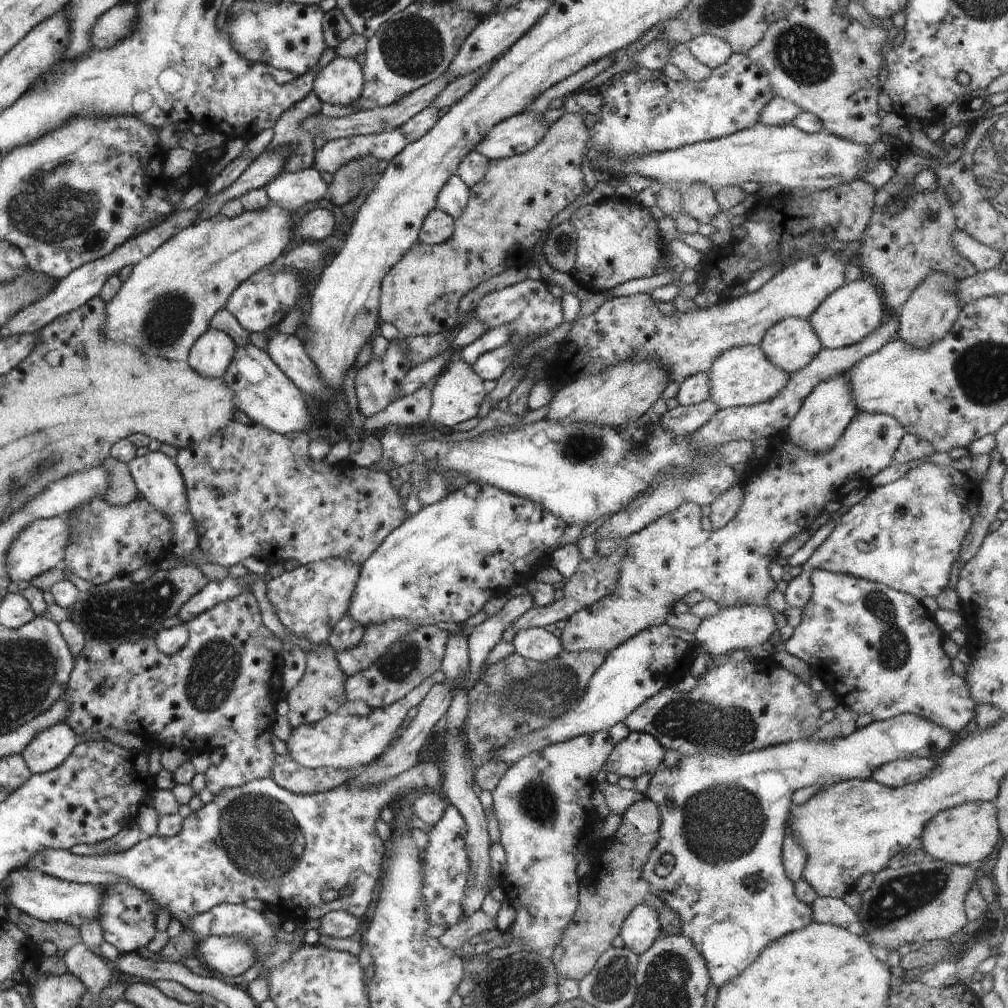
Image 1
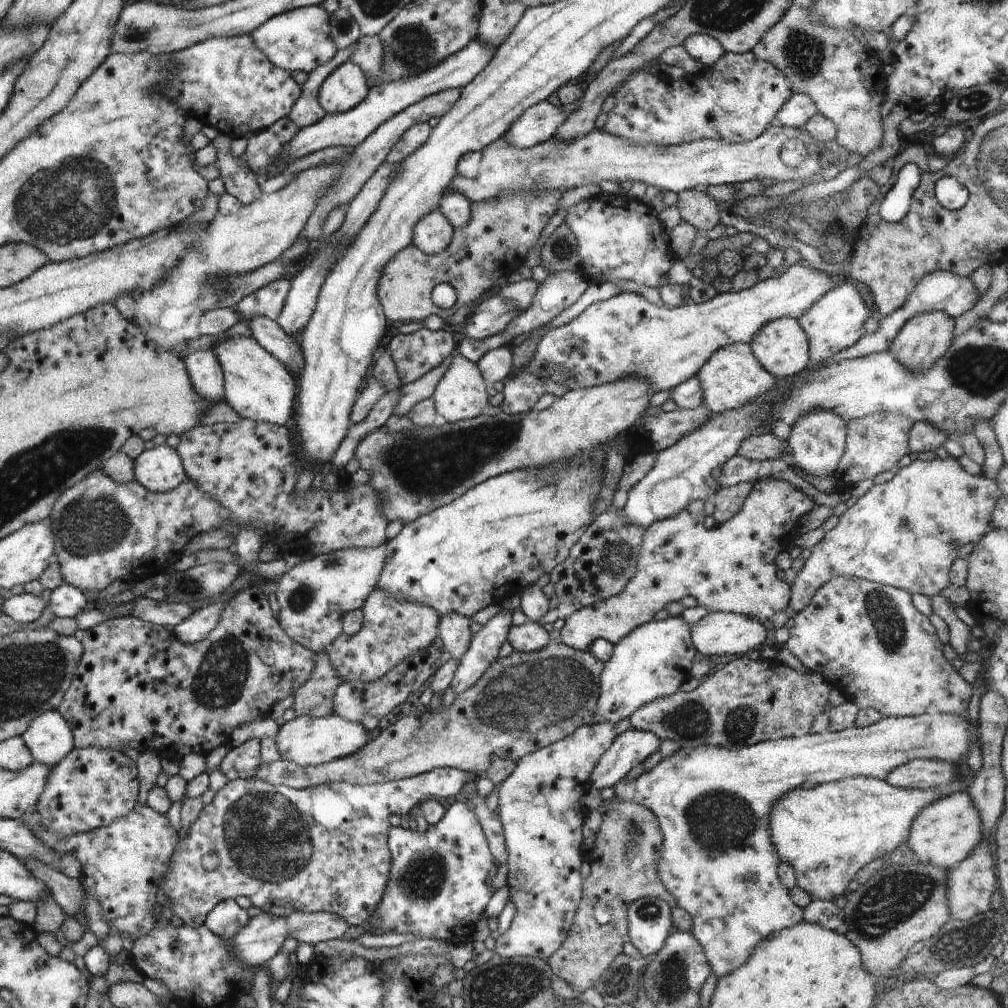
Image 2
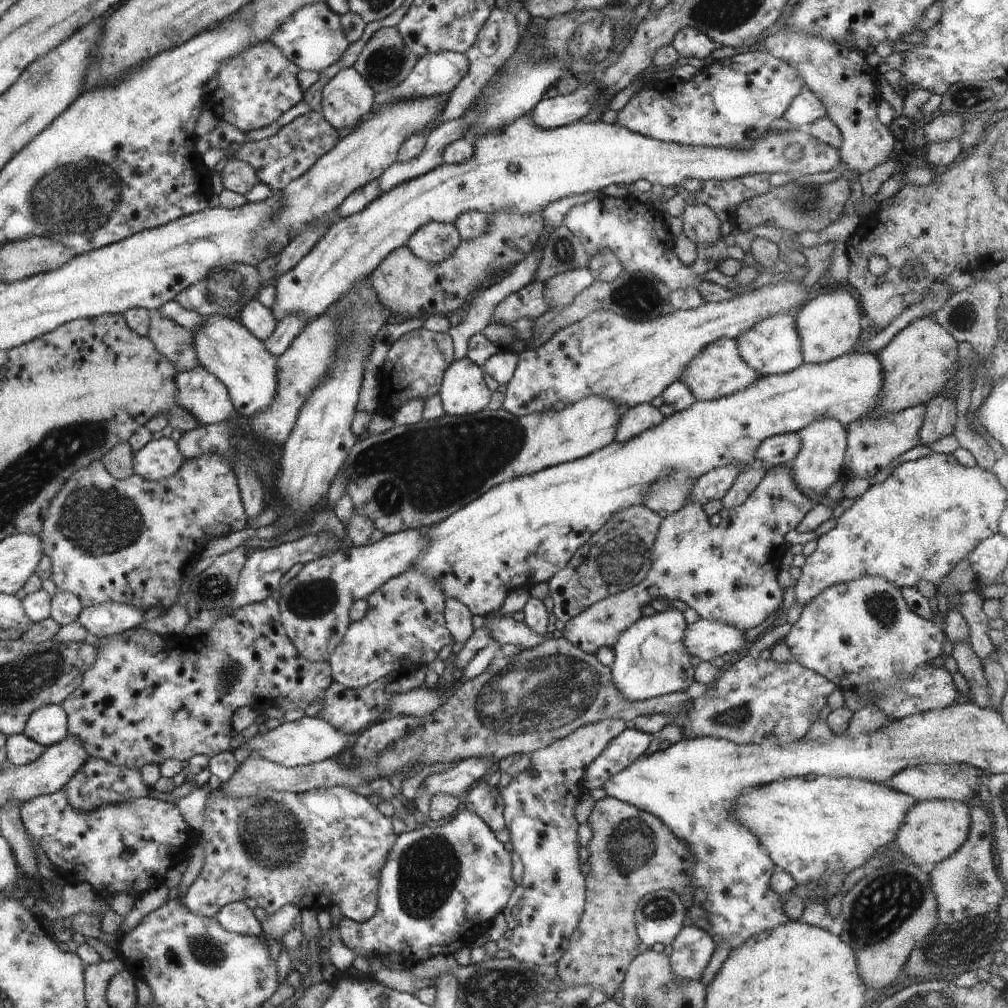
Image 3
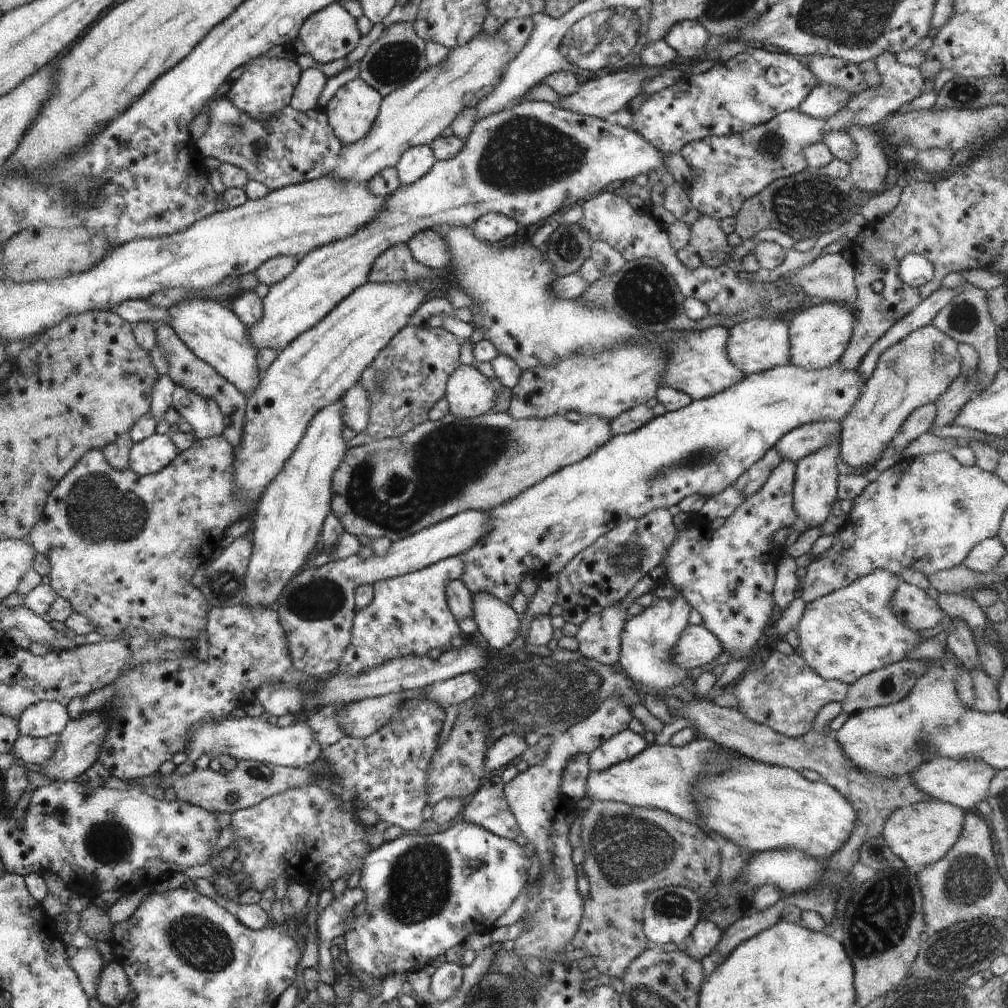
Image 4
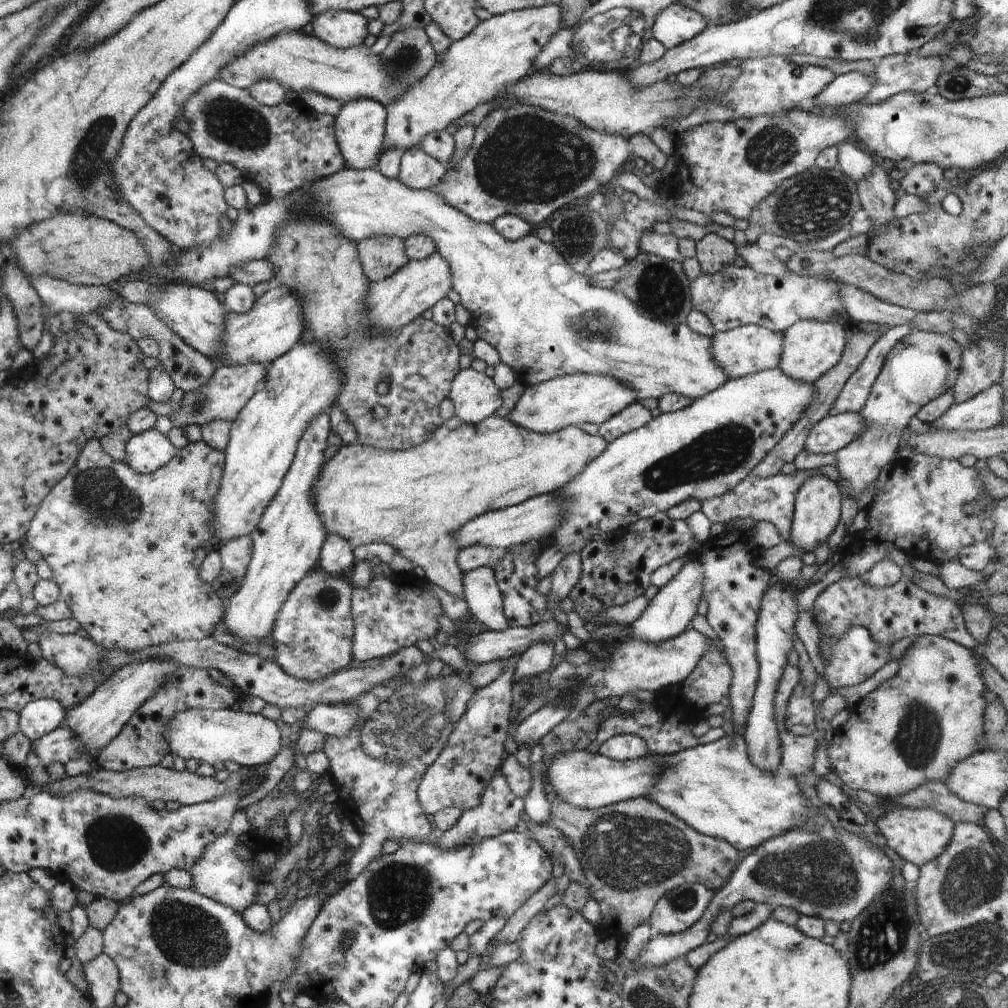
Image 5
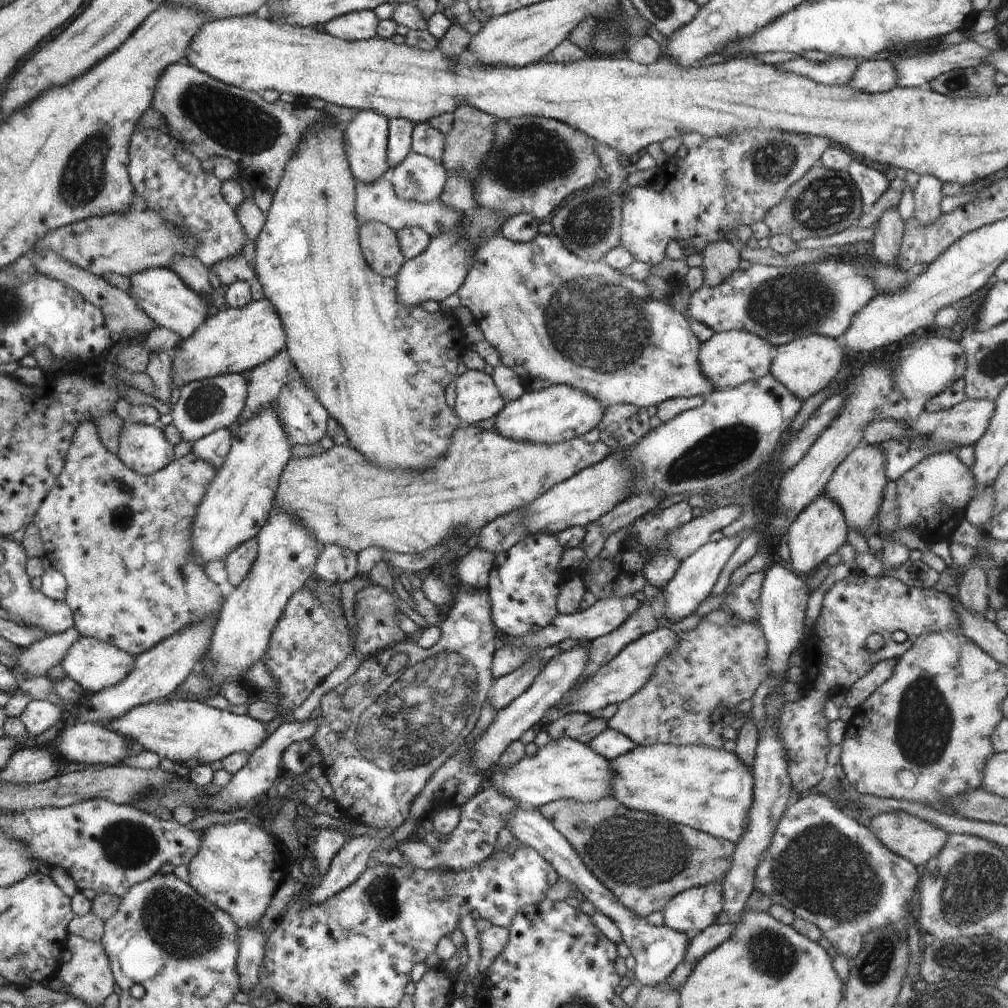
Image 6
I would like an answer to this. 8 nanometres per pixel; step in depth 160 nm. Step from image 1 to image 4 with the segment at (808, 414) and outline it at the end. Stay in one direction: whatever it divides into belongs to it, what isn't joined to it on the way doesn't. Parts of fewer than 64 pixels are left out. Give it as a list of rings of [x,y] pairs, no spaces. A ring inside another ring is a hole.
[[[839,442],[809,454],[797,462],[795,470],[795,483],[793,484],[794,512],[808,529],[822,526],[831,514],[832,505],[837,498],[838,470],[836,464],[840,461]]]

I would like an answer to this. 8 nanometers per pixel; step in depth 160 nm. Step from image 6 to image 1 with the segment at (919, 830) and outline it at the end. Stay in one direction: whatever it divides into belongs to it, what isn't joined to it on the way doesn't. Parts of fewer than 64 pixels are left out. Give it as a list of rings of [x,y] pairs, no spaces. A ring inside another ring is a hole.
[[[984,801],[959,804],[935,814],[924,827],[922,850],[932,859],[953,865],[979,865],[980,861],[992,854],[1000,840],[996,811],[994,803]]]

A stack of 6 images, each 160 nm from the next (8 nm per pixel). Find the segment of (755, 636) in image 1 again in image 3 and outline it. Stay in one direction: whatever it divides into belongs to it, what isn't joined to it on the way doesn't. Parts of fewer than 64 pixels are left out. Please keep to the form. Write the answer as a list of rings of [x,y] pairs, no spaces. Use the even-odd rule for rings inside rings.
[[[699,619],[686,627],[684,644],[690,656],[718,660],[728,652],[745,650],[745,633],[718,621]]]

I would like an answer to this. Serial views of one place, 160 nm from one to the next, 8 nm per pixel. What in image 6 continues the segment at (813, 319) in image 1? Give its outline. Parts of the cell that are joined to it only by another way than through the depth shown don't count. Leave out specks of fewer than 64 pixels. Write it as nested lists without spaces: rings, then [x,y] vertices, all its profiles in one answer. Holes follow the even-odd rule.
[[[822,335],[800,337],[775,349],[769,372],[796,398],[804,402],[826,389],[837,378],[844,355],[841,341]]]

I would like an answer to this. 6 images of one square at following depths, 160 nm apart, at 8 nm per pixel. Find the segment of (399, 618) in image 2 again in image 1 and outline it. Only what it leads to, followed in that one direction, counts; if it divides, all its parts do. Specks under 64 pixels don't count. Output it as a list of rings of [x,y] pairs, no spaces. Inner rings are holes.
[[[390,619],[386,623],[372,623],[365,628],[363,640],[351,649],[335,651],[340,668],[351,677],[377,661],[398,638],[414,632],[418,624],[406,619]]]

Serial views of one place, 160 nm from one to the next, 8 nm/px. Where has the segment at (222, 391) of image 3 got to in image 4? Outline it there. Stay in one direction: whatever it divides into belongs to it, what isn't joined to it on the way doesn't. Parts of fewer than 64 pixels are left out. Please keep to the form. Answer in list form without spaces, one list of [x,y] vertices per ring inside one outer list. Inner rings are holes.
[[[175,385],[171,408],[192,426],[196,438],[207,439],[224,434],[224,417],[215,400]]]

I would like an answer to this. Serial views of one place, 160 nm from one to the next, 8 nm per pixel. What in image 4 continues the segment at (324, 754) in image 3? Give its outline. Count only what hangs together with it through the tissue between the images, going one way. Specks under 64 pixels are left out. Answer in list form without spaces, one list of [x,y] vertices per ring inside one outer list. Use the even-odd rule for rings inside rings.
[[[246,715],[242,718],[220,719],[218,723],[202,723],[195,728],[194,734],[190,734],[190,742],[185,753],[187,760],[193,764],[202,755],[216,759],[220,755],[228,755],[237,761],[258,761],[285,767],[305,768],[322,756],[322,748],[305,717],[296,719],[288,727],[281,728],[270,721],[262,720],[261,717]]]

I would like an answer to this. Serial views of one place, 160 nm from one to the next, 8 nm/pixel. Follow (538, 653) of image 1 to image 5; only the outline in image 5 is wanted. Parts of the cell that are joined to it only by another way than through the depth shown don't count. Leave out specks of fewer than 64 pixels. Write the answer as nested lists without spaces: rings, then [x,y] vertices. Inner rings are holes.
[[[478,567],[463,574],[463,599],[470,614],[491,631],[508,627],[503,613],[503,598],[490,567]]]

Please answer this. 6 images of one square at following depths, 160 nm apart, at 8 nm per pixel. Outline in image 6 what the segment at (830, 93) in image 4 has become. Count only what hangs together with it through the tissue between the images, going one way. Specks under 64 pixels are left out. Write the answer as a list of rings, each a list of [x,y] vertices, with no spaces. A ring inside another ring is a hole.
[[[886,55],[861,60],[854,73],[851,87],[867,93],[885,93],[898,87],[899,76],[892,58]]]

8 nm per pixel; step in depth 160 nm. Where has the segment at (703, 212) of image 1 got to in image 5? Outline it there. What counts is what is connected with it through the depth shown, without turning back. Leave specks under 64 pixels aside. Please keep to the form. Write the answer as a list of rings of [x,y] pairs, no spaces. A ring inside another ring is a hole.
[[[708,233],[696,242],[696,258],[703,273],[720,272],[726,265],[732,265],[737,255],[737,248],[732,241],[716,233]]]

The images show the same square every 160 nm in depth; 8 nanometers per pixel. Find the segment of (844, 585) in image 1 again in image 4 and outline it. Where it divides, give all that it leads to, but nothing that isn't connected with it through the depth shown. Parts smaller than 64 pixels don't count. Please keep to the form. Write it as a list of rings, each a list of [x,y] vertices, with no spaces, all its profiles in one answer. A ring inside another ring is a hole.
[[[876,569],[852,582],[851,585],[836,589],[822,598],[807,603],[798,625],[800,639],[798,652],[806,664],[824,680],[840,680],[851,685],[869,672],[906,659],[907,652],[922,641],[918,631],[908,628],[892,610],[891,598],[900,581],[900,576]]]

